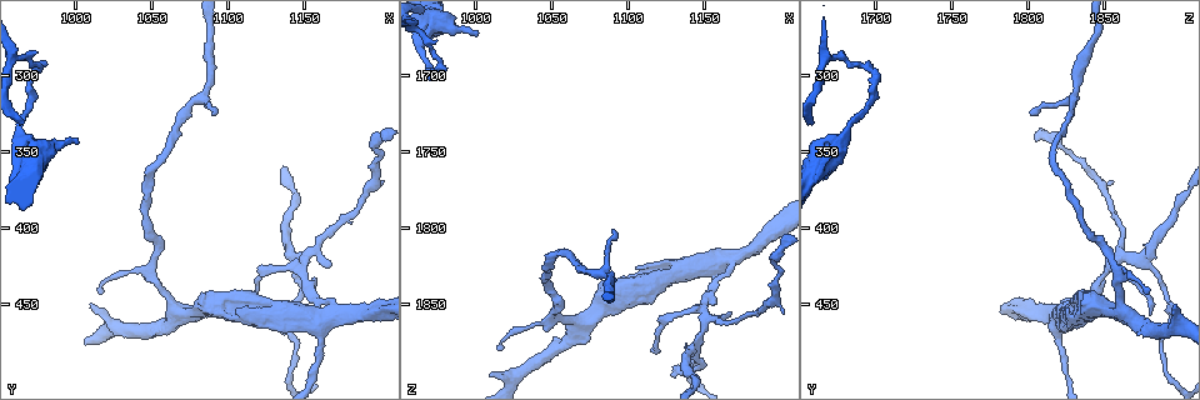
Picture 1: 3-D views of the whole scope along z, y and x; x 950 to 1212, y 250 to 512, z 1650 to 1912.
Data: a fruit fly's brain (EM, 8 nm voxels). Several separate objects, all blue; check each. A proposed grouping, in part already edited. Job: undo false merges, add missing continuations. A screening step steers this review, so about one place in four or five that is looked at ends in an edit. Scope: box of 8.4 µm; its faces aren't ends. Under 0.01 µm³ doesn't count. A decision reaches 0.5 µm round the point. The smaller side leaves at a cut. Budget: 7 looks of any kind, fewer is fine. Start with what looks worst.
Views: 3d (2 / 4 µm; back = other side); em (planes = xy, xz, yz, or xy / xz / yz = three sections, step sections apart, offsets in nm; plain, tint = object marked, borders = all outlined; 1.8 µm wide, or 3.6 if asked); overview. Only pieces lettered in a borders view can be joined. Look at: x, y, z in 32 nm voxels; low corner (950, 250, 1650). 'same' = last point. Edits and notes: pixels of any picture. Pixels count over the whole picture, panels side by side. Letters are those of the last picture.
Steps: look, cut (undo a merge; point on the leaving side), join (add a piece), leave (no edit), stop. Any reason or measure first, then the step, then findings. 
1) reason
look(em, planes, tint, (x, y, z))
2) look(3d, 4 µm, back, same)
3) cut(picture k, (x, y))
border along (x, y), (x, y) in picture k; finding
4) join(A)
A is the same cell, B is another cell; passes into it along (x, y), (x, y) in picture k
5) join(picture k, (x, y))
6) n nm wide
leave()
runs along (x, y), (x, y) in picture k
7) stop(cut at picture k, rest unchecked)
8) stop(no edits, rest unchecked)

an open end
look(em, planes, borders, (1002, 342, 1672))

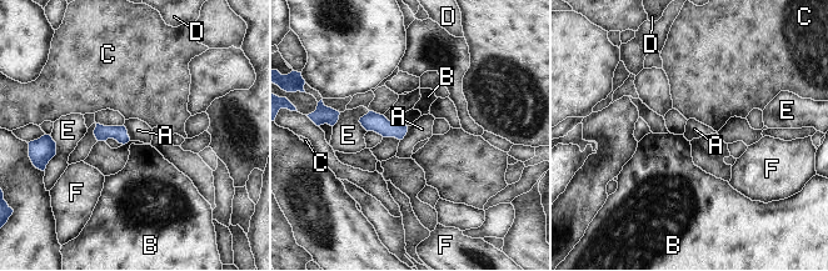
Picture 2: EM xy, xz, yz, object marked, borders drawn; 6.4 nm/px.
E touches over 180 nm
leave()
A, B, C, D, E and F are other cells; border along (123, 125), (130, 140) in picture 2; none of them fits

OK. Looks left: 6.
tapers out
look(em, planes, borders, (1114, 456, 1878))

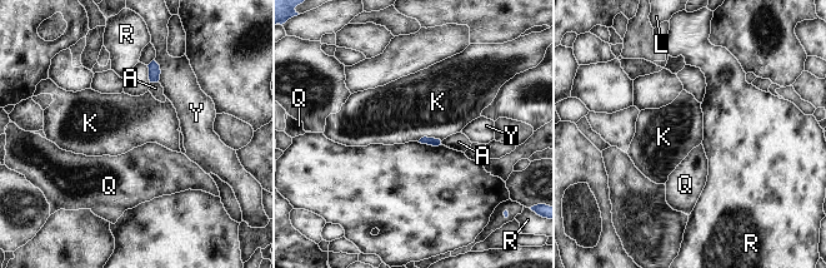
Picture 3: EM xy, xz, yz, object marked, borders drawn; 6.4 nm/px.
leave()
A, K, L, Q, R and Y are other cells; border along (417, 140), (424, 137), (441, 140) in picture 3; none of them fits

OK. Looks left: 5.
sharp bend
look(em, xy, step 8, borders, (974, 296, 1700))

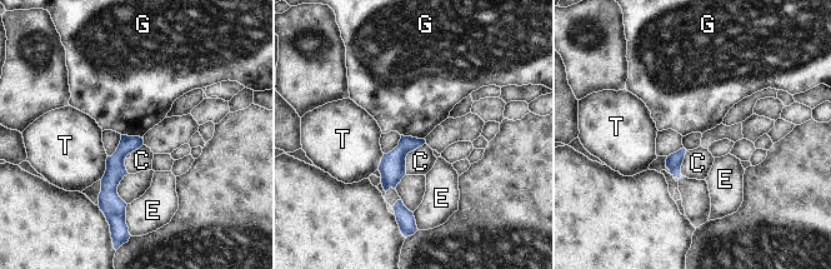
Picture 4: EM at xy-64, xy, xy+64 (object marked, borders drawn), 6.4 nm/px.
cut it another way
look(em, xz, step 16, borders, same)

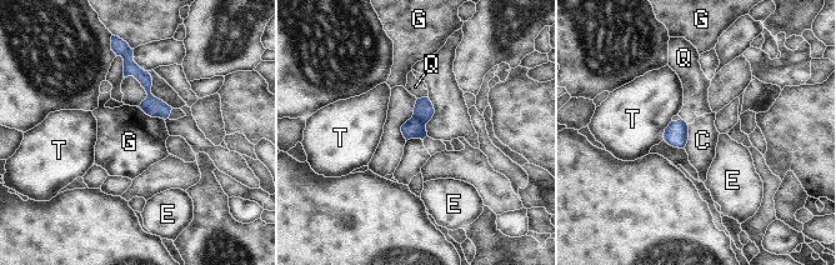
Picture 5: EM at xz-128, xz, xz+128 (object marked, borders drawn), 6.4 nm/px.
80 nm wide
cut(picture 5, (424, 110))
C, E, G, Q and T are other cells; the part that leaves runs along (129, 61), (164, 115) in picture 5; a second neuron is stuck on

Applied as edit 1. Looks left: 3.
stop(cut at picture 5, rest unchecked)

